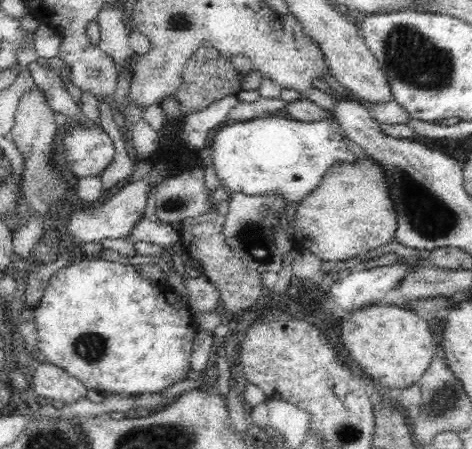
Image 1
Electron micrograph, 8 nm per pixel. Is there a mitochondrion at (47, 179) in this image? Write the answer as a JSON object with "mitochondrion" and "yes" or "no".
{"mitochondrion":"yes"}

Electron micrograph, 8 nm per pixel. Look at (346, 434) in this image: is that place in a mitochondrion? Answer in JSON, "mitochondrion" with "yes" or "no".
{"mitochondrion":"yes"}

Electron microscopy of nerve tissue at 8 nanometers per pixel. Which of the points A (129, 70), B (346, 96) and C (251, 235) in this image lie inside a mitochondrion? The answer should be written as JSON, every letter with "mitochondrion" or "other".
{"A":"other","B":"other","C":"mitochondrion"}

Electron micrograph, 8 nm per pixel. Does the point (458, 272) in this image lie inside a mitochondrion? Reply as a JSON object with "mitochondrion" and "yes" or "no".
{"mitochondrion":"no"}

